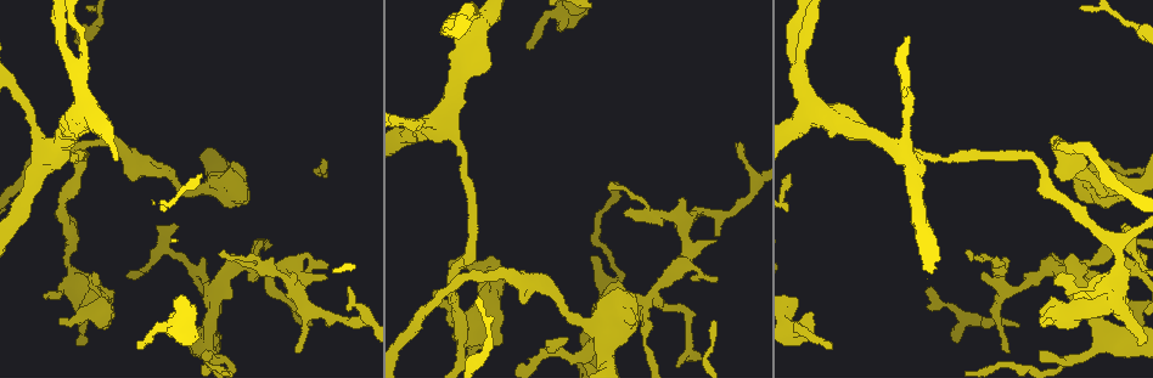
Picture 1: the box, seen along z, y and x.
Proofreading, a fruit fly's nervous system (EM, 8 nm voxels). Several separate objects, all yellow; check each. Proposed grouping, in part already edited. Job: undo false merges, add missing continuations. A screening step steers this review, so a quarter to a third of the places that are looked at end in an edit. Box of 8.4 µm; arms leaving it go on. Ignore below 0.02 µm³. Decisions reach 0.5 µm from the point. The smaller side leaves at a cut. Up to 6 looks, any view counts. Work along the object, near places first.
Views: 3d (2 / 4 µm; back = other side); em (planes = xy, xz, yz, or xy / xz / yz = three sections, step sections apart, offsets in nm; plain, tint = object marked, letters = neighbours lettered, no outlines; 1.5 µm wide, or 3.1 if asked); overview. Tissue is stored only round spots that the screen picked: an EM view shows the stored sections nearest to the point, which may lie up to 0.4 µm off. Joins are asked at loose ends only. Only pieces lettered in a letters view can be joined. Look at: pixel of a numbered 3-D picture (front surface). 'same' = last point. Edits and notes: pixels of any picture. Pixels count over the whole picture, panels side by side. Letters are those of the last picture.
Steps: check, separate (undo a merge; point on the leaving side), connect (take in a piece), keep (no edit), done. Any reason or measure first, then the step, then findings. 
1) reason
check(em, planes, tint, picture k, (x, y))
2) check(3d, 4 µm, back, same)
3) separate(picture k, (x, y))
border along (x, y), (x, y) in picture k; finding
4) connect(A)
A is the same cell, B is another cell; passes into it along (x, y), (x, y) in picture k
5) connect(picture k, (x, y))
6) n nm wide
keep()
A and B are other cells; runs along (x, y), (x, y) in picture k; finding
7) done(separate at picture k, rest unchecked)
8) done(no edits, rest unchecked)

free end
check(em, planes, letters, picture 1, (717, 234))

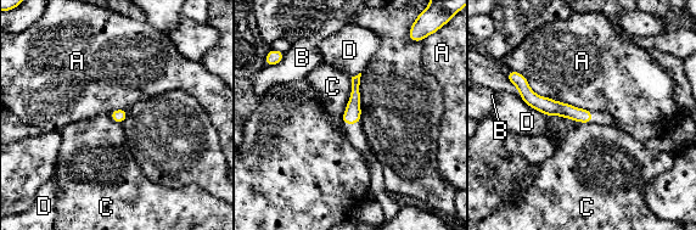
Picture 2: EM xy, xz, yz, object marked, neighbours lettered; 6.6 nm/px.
90 nm wide
keep()
A, B, C and D are other cells; runs along (521, 80), (537, 102), (589, 118) in picture 2; no lettered piece goes on from it

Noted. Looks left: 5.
branch stops here
check(em, planes, plain, picture 1, (467, 355))

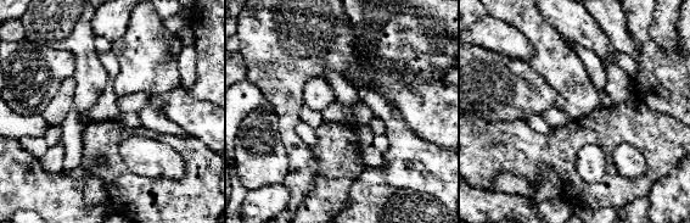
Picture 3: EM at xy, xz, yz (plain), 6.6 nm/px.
where the object lies
check(em, planes, tint, same)

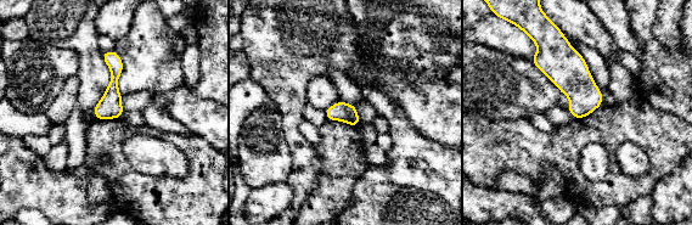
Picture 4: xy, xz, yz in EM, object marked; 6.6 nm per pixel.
what lies round it
check(em, planes, letters, same)

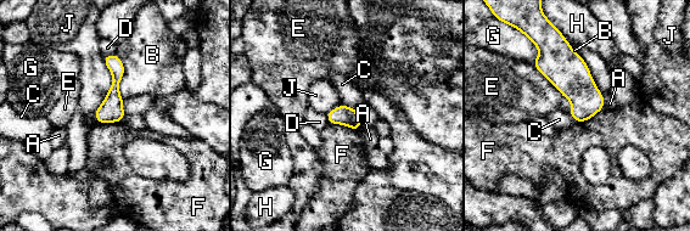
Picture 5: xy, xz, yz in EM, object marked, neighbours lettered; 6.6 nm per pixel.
keep()
A, B, C, D, E, F, G, H and J are other cells; border along (104, 56), (112, 84), (96, 122) in picture 5; no lettered piece goes on from it

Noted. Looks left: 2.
narrows sharply
check(em, planes, letters, picture 1, (947, 158))

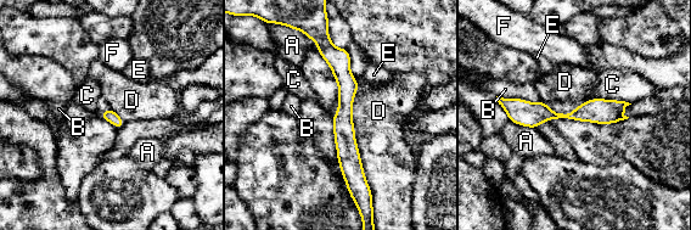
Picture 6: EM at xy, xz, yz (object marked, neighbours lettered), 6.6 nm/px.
D touches over 700 nm
keep()
A, B, C, D, E and F are other cells; border along (358, 87), (352, 122), (371, 194) in picture 6; one neuron here

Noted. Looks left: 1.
done(no edits, rest unchecked)

